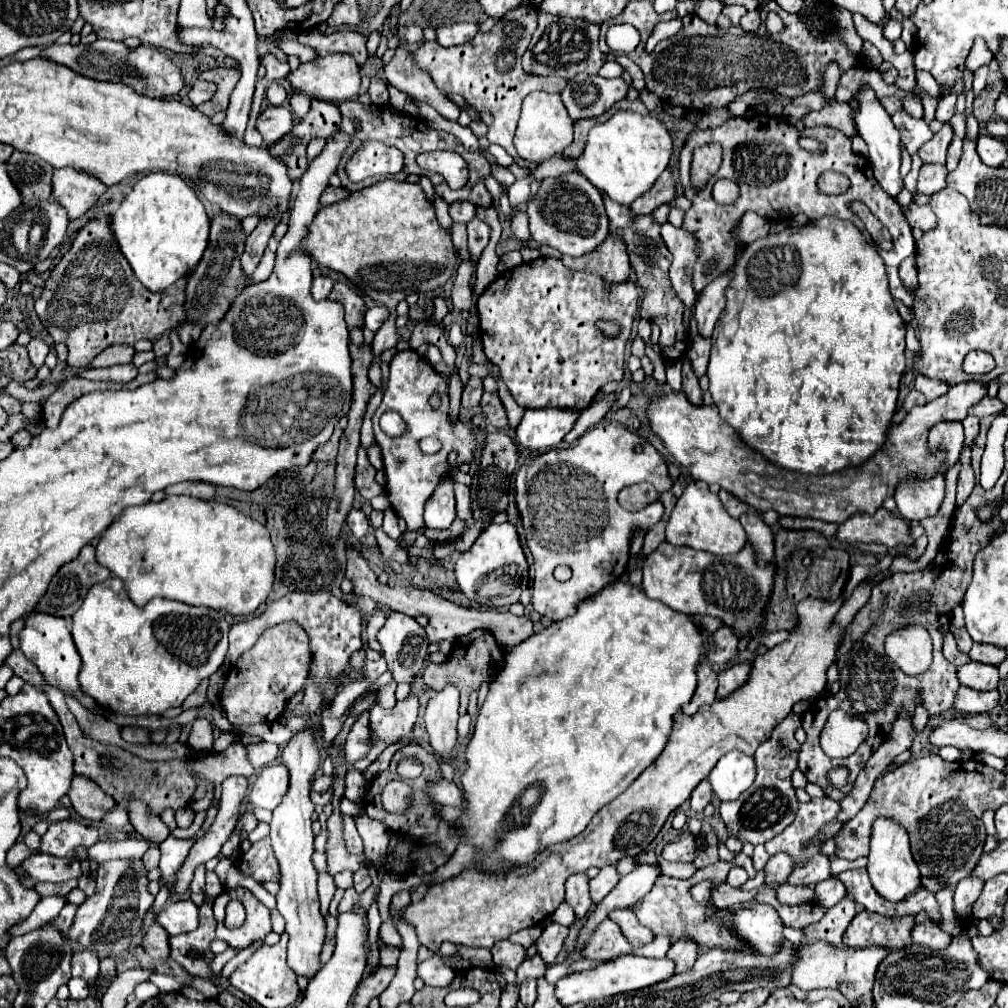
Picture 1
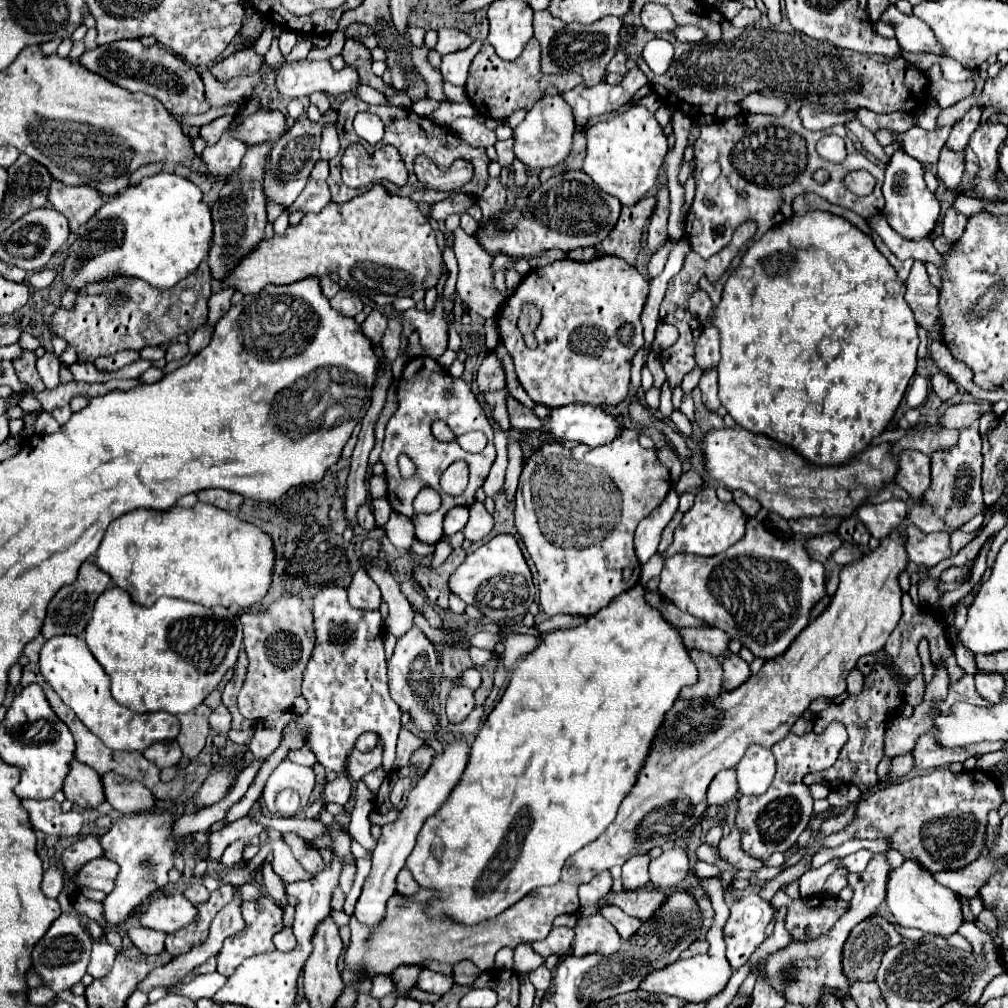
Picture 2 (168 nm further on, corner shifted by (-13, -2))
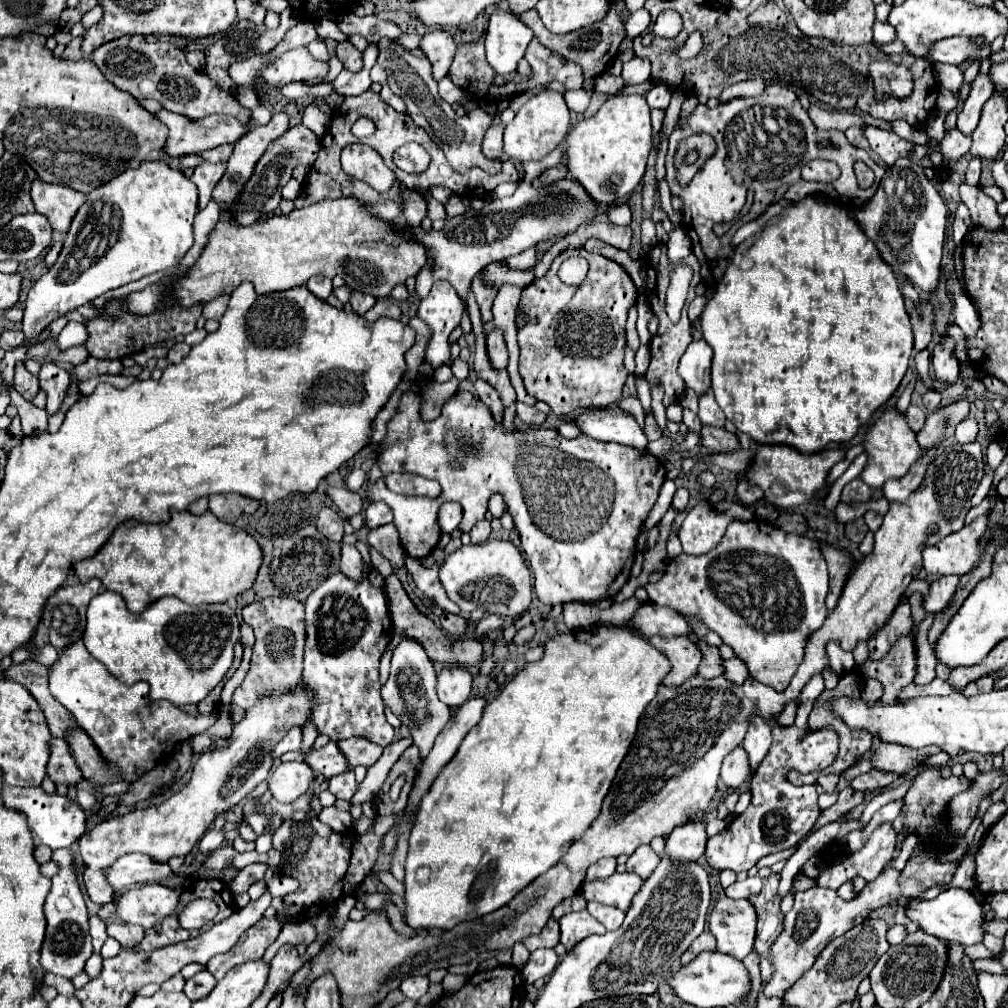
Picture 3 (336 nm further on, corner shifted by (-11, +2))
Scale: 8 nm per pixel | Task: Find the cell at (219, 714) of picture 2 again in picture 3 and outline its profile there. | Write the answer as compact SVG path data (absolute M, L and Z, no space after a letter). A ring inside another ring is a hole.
M82 642L68 644L50 666L50 692L74 714L80 728L90 734L98 750L122 770L126 782L134 782L140 770L150 772L162 756L174 752L180 742L214 726L220 716L220 710L190 716L166 700L148 700L148 682L124 686L104 664L90 656Z

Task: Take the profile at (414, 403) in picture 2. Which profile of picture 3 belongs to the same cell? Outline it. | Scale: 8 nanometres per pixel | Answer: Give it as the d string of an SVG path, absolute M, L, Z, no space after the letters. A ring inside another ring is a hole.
M408 390L400 398L400 406L394 418L386 424L386 436L380 442L382 452L378 456L378 466L382 470L382 478L376 484L368 484L366 488L368 500L382 500L392 508L394 524L400 532L400 542L406 554L412 558L424 558L436 548L436 542L439 542L442 535L437 516L444 502L454 500L462 504L464 518L460 530L470 532L470 528L484 518L490 494L502 492L504 502L514 518L514 526L520 534L522 550L526 552L534 570L534 592L542 604L556 606L574 600L600 602L622 590L634 564L636 538L666 478L664 466L650 452L634 450L624 444L604 444L582 434L568 440L552 428L506 432L502 426L494 424L490 410L466 390L450 396L434 422L424 422L420 418L422 402L424 398L420 390ZM392 472L432 478L440 482L442 494L438 498L394 494L386 488L384 482L384 476Z

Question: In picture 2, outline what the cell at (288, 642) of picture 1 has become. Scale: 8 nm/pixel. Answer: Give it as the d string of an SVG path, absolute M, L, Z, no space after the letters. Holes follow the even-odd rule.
M296 596L272 602L262 612L244 612L244 648L250 660L244 686L238 694L238 710L244 718L262 720L272 712L286 712L300 696L302 674L314 648L312 610Z

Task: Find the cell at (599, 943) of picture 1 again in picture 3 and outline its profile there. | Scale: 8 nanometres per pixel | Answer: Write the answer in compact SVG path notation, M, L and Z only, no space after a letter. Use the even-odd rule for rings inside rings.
M588 910L580 912L570 912L560 918L560 942L564 944L566 950L572 950L580 940L592 936L592 934L604 934L606 928L604 924L598 924L596 918L590 916Z

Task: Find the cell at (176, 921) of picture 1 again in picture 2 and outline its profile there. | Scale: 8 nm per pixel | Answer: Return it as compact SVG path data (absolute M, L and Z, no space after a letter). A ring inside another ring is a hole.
M180 892L152 898L146 908L140 912L138 920L144 928L160 930L160 932L176 932L178 928L190 924L196 916L194 904Z

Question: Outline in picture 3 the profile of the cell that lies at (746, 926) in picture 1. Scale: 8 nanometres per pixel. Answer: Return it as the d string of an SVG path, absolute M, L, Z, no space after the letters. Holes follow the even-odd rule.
M720 898L710 914L710 932L718 940L718 952L730 954L736 960L746 958L754 950L756 920L756 908L750 900Z

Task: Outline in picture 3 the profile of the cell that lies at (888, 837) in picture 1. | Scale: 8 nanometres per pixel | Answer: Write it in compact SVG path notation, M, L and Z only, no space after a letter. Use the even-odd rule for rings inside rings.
M948 888L944 892L940 892L936 898L932 900L920 900L920 898L912 898L906 904L906 918L912 920L916 926L920 926L924 932L938 936L942 940L948 942L958 942L958 944L978 944L982 940L982 906L976 902L976 898L972 896L970 890L964 888Z

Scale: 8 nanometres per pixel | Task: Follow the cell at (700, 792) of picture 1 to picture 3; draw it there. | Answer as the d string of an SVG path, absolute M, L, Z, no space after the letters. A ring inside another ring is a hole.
M738 746L734 752L730 752L730 756L726 756L726 760L722 762L722 770L720 770L720 780L728 786L728 788L740 788L746 778L750 774L750 768L746 768L746 752L742 746Z

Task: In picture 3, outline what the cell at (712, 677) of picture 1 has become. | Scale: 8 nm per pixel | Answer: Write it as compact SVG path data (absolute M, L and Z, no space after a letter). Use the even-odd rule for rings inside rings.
M652 636L650 642L654 646L660 648L660 652L664 652L670 662L672 662L672 670L670 674L664 678L664 686L668 688L676 688L680 684L684 684L686 680L690 680L692 676L698 674L698 666L702 664L702 652L698 648L698 644L692 638L664 638L664 636Z

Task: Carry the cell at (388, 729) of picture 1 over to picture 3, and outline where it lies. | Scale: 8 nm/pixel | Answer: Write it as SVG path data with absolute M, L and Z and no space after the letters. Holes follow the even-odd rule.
M328 742L324 748L320 748L312 754L306 754L304 760L310 764L310 768L318 770L326 778L338 776L350 768L346 762L346 756L342 754L342 750L338 748L336 742Z

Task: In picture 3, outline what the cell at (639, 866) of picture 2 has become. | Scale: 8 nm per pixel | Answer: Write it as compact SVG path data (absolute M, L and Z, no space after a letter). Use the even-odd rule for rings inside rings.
M644 844L644 846L636 848L634 854L630 854L630 858L626 862L626 872L634 872L642 880L646 880L654 872L658 862L660 862L660 856L652 850L652 846Z

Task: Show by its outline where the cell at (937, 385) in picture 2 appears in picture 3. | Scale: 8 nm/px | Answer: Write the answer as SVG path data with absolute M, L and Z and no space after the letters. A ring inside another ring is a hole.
M938 344L932 352L932 364L934 364L934 372L936 372L936 380L952 386L958 378L960 378L960 368L958 368L958 358L954 356L954 352L944 350L942 344Z

